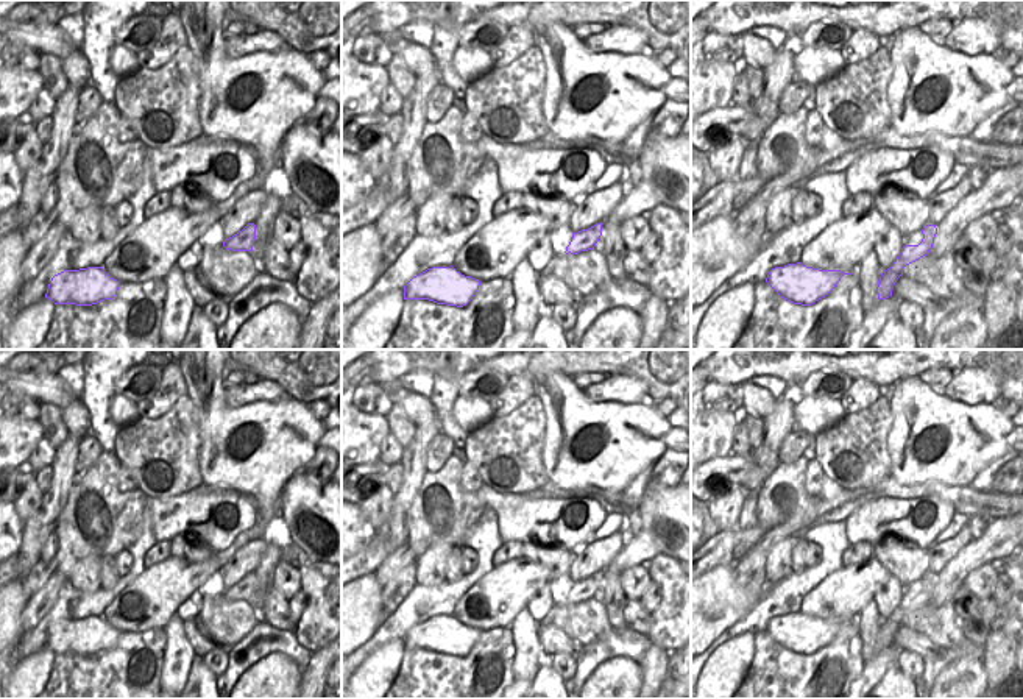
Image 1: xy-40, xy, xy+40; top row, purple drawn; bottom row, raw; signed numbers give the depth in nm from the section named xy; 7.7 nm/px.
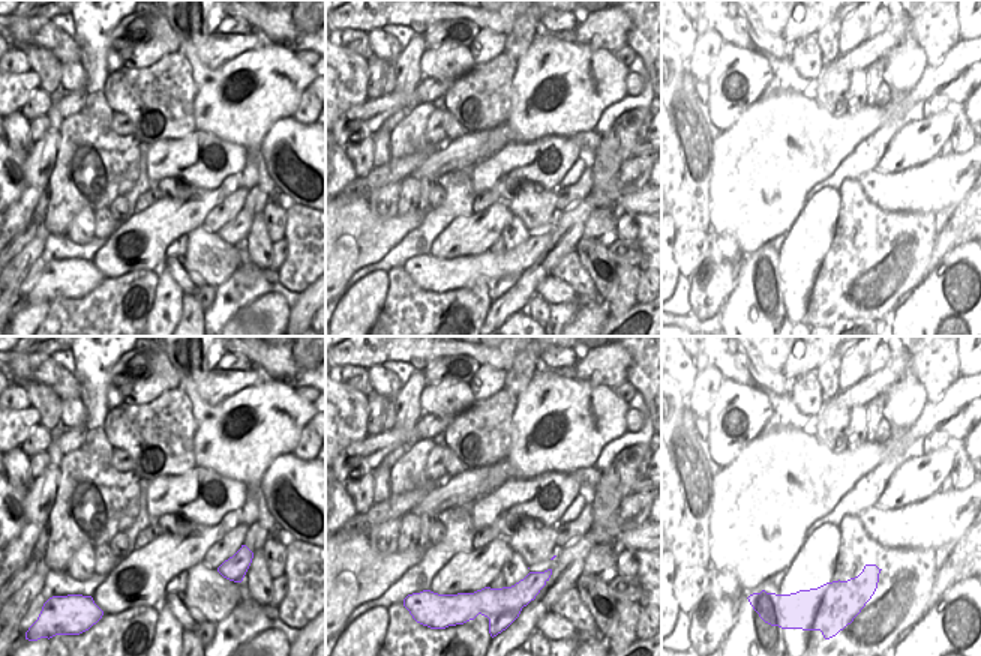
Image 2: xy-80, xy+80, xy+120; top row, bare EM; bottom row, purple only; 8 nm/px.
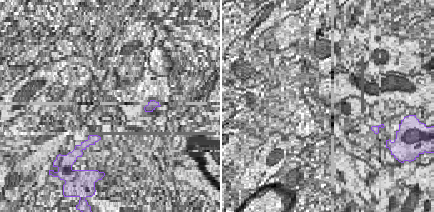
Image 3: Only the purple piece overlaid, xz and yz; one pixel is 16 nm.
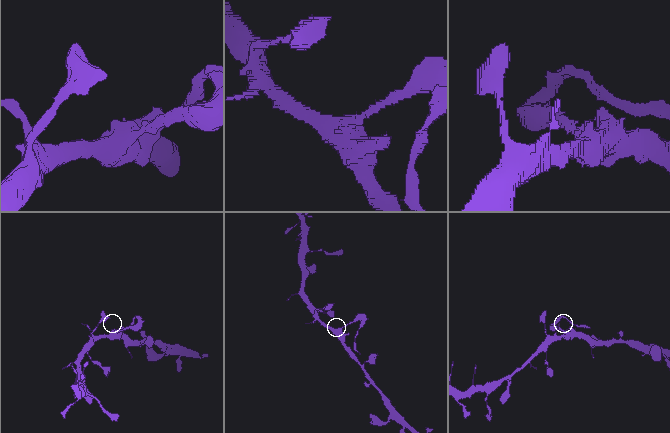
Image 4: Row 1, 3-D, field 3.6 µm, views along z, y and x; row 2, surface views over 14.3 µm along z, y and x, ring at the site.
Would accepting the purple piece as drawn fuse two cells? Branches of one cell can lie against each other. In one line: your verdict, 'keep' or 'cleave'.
cleave

